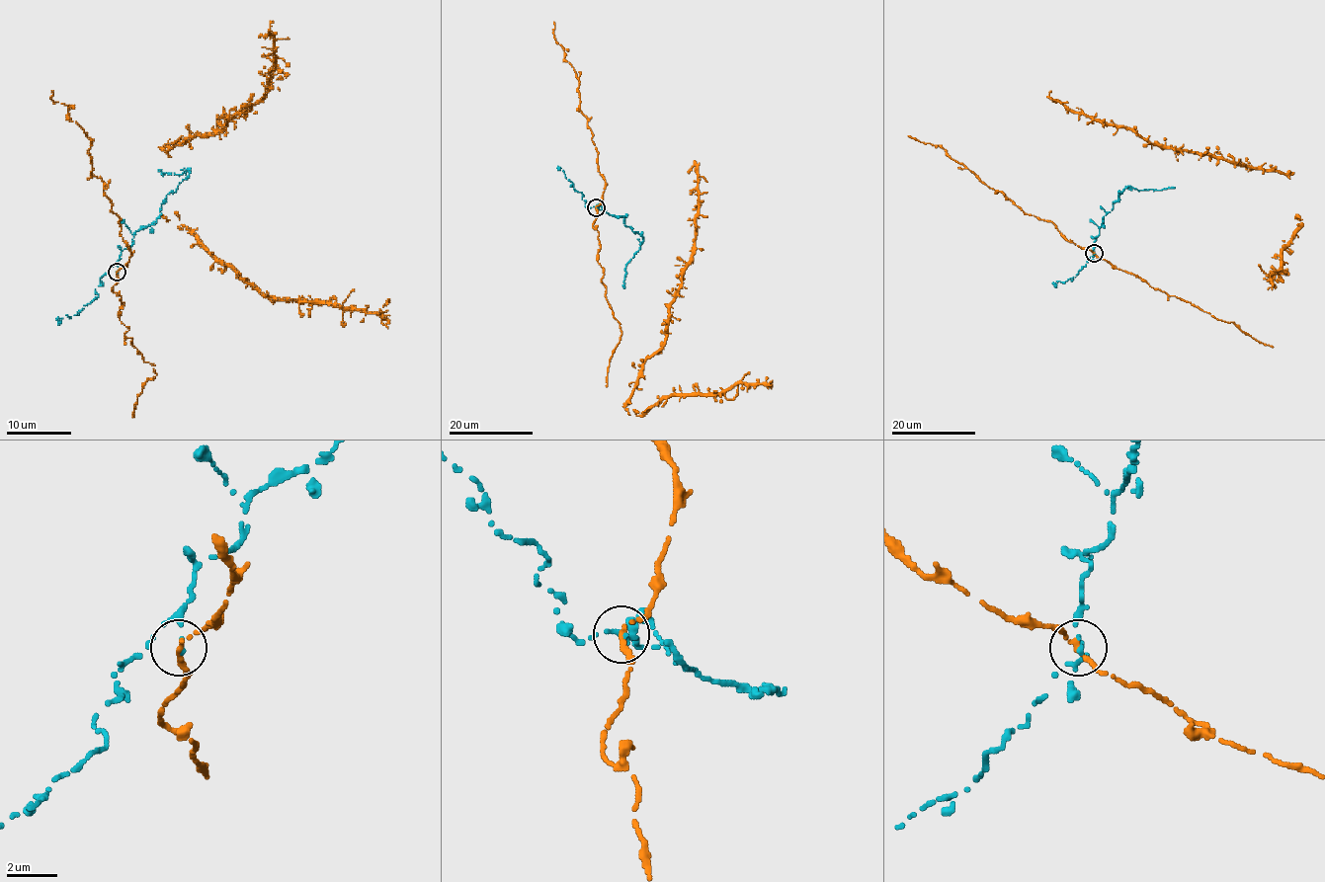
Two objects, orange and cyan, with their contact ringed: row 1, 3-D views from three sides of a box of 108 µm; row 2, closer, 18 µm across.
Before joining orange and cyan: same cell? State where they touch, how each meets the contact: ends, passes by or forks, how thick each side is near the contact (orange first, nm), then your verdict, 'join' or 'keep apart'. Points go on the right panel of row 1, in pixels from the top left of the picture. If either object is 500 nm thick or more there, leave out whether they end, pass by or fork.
(1094, 253) | orange passes by | cyan ends | 190/150 nm | keep apart

